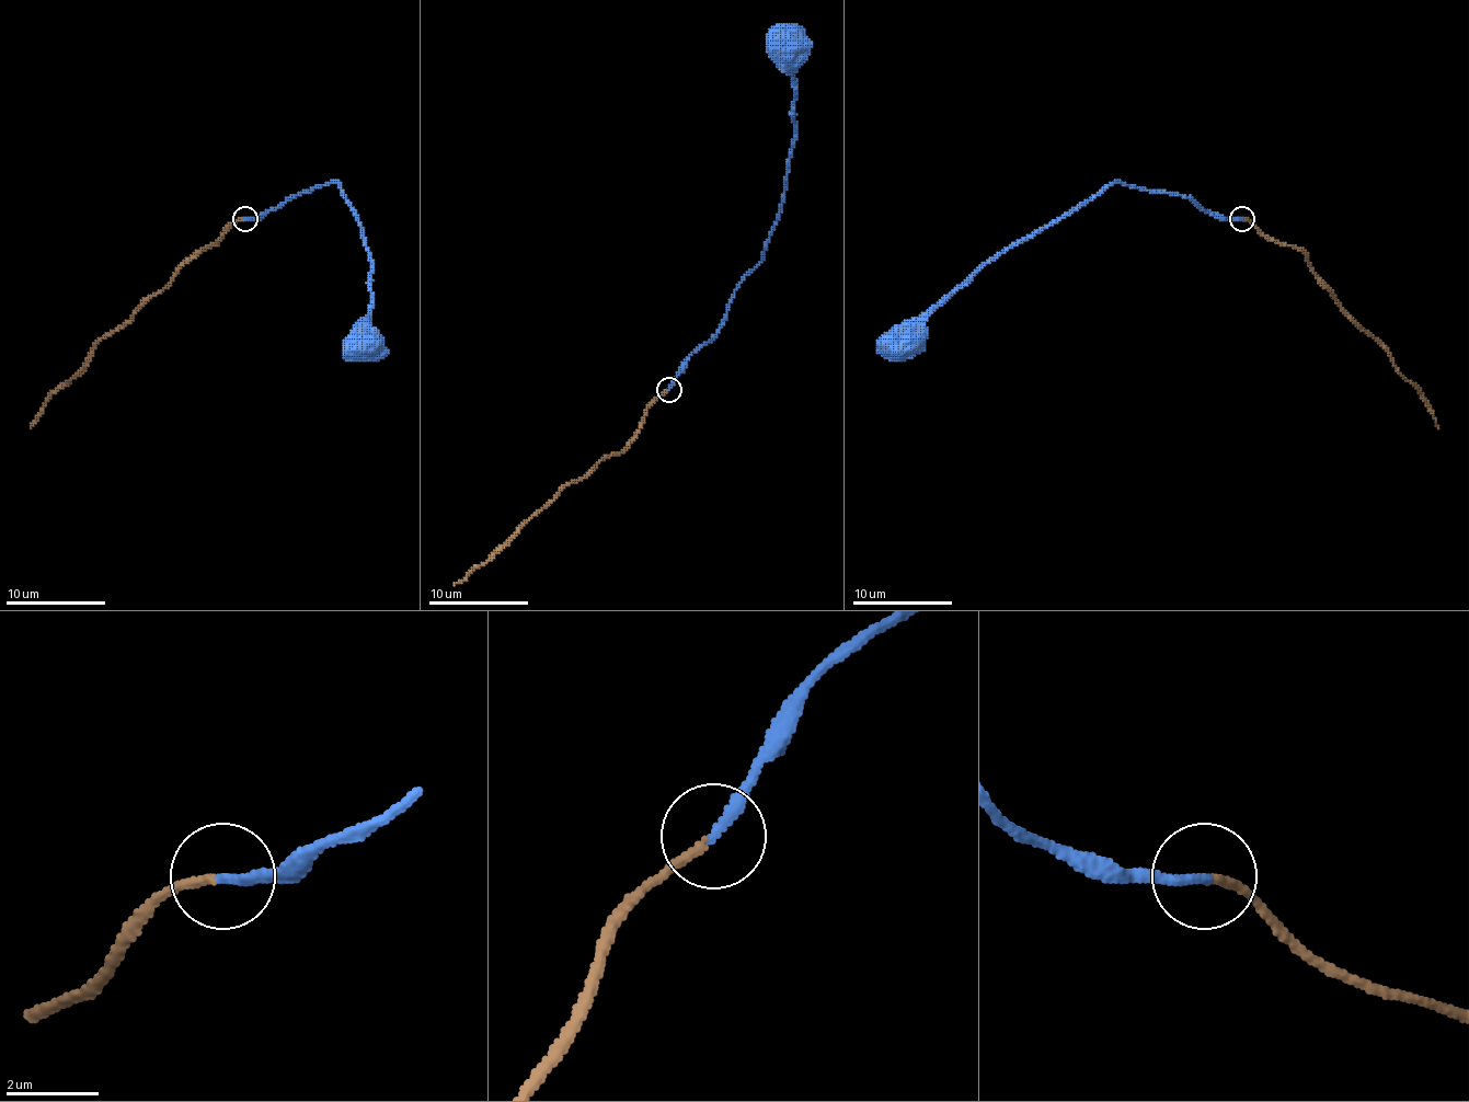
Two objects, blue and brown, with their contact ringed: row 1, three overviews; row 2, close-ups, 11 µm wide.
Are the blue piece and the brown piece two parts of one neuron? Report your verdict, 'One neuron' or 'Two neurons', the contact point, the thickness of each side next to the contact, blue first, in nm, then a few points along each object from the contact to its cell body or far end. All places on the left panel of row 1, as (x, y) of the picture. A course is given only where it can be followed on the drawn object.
One neuron. Place: (245, 218). Thickness 220 nm (blue) against 180 nm. Course of blue: (245, 218), (261, 218), (313, 187), (339, 185), (356, 213), (371, 257), (371, 333), (366, 343). Course of brown: (243, 218), (183, 265), (161, 290), (95, 345), (83, 366), (50, 395), (31, 428)

